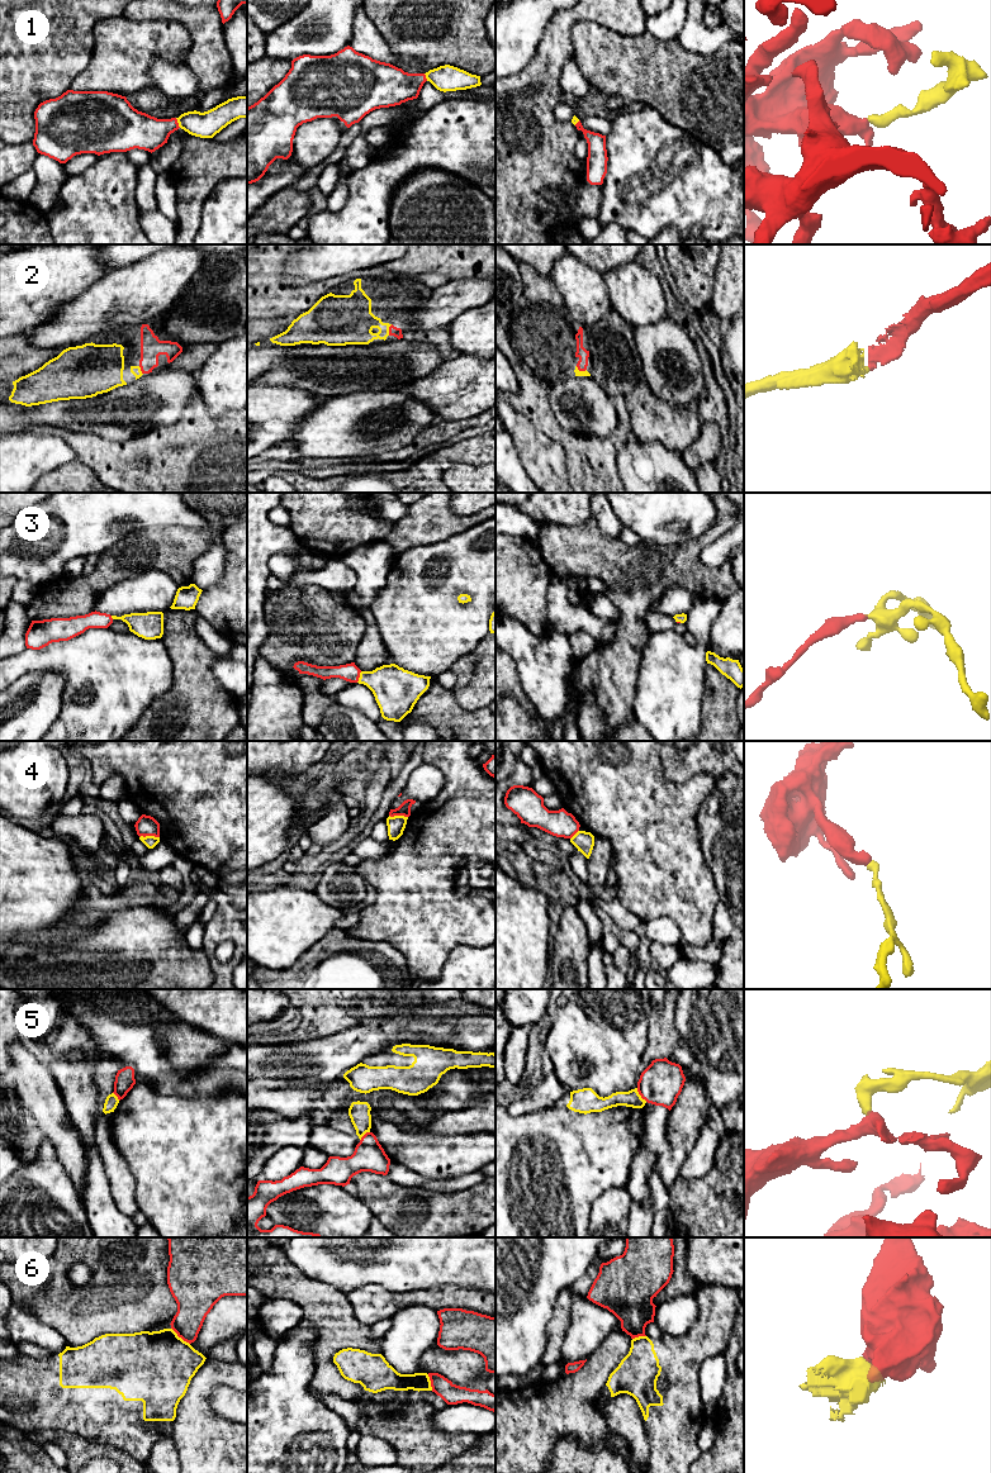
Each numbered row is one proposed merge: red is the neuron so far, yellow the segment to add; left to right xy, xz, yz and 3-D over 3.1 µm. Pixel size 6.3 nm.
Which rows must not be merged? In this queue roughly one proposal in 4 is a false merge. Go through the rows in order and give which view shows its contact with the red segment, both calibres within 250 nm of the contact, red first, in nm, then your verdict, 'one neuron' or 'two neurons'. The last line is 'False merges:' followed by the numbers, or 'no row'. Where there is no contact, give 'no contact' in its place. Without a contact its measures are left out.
1: contact in xy; calibres 220 and 170 nm; one neuron
2: contact in xz; calibres 60 and 280 nm; one neuron
3: contact in xz; calibres 110 and 280 nm; one neuron
4: contact in xy; calibres 130 and 80 nm; two neurons
5: contact in yz; calibres 280 and 110 nm; two neurons
6: contact in xy; calibres 220 and 460 nm; two neurons
False merges: 4, 5, 6

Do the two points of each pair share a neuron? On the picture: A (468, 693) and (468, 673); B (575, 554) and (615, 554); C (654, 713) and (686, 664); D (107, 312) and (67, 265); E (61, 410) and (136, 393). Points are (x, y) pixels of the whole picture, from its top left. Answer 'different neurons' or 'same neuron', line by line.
A: same neuron
B: same neuron
C: same neuron
D: different neurons
E: same neuron

